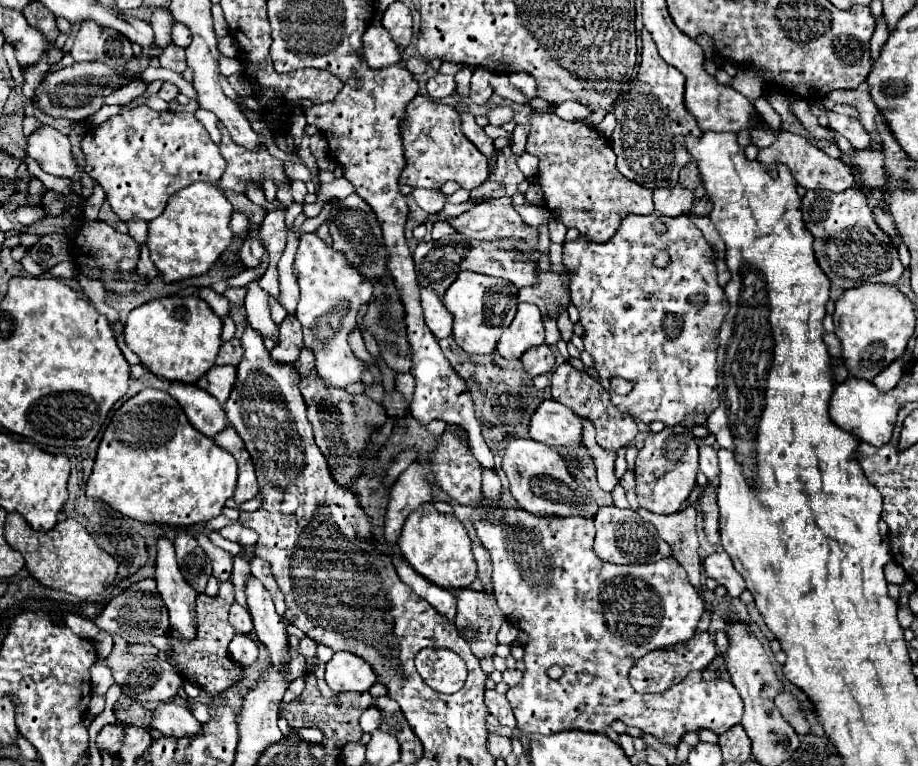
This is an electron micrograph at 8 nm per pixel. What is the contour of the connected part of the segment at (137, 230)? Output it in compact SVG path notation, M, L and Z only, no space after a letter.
M127 220L125 222L127 224L127 228L129 228L129 236L131 238L135 238L139 244L143 244L145 242L145 238L147 238L147 222L143 222L143 220Z

